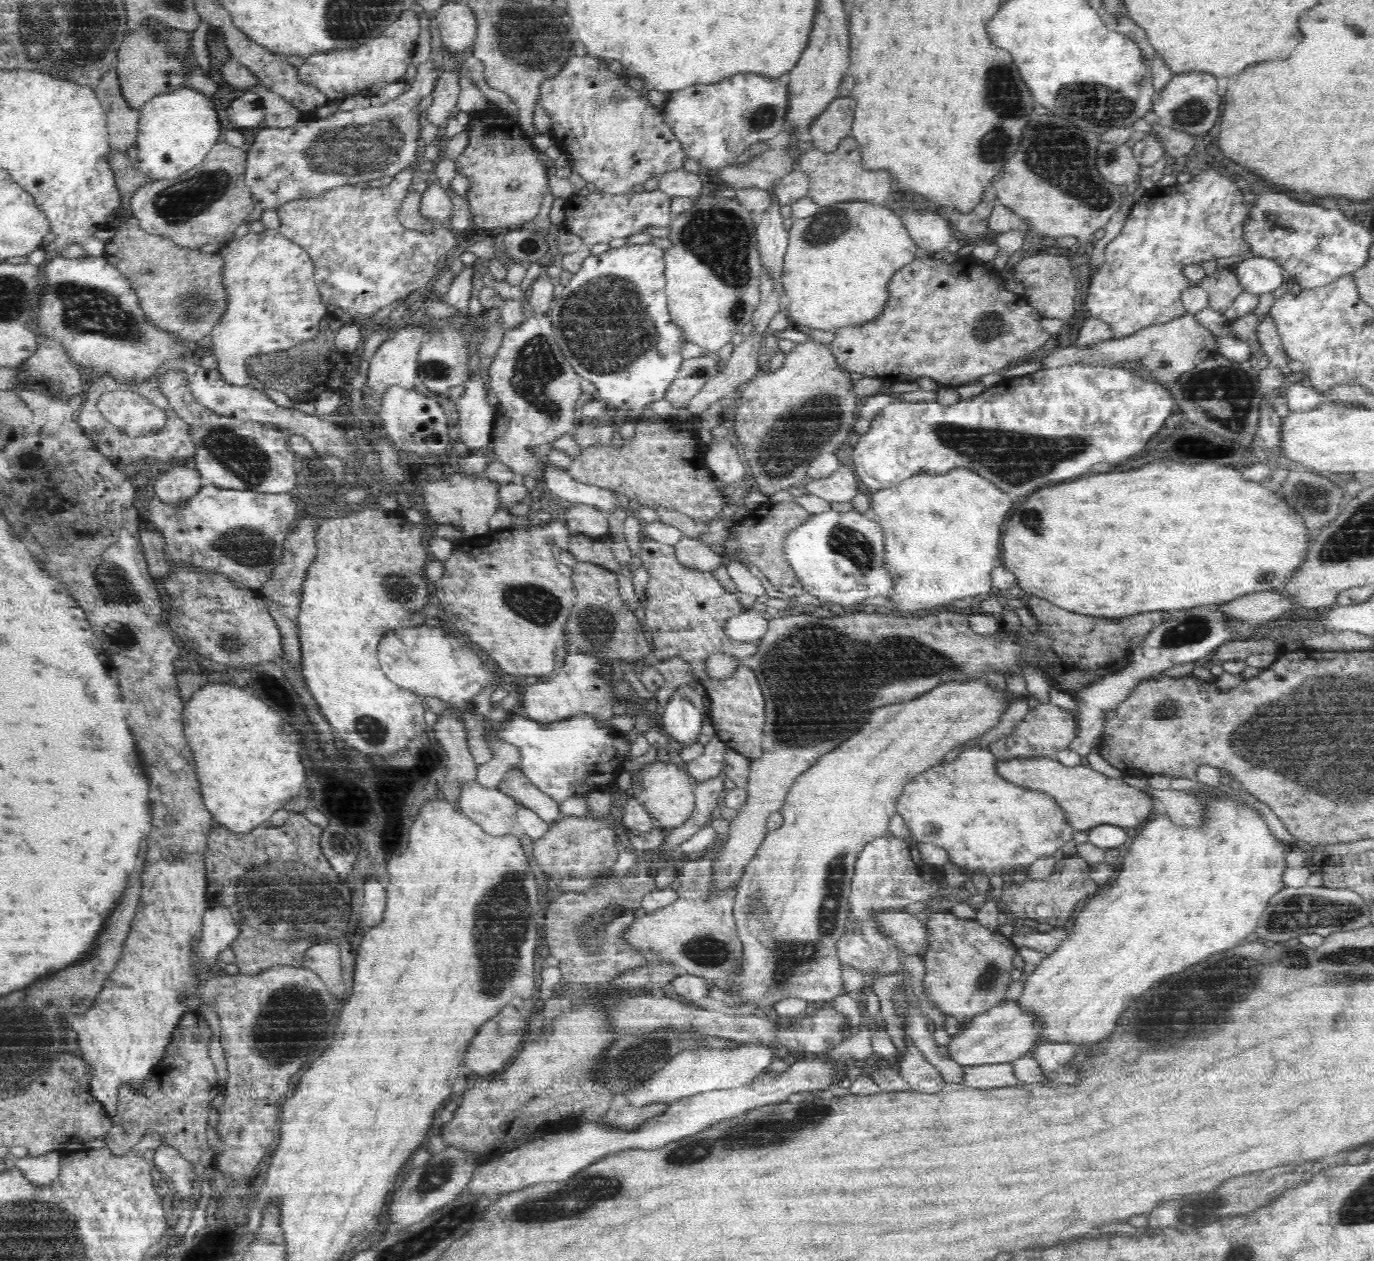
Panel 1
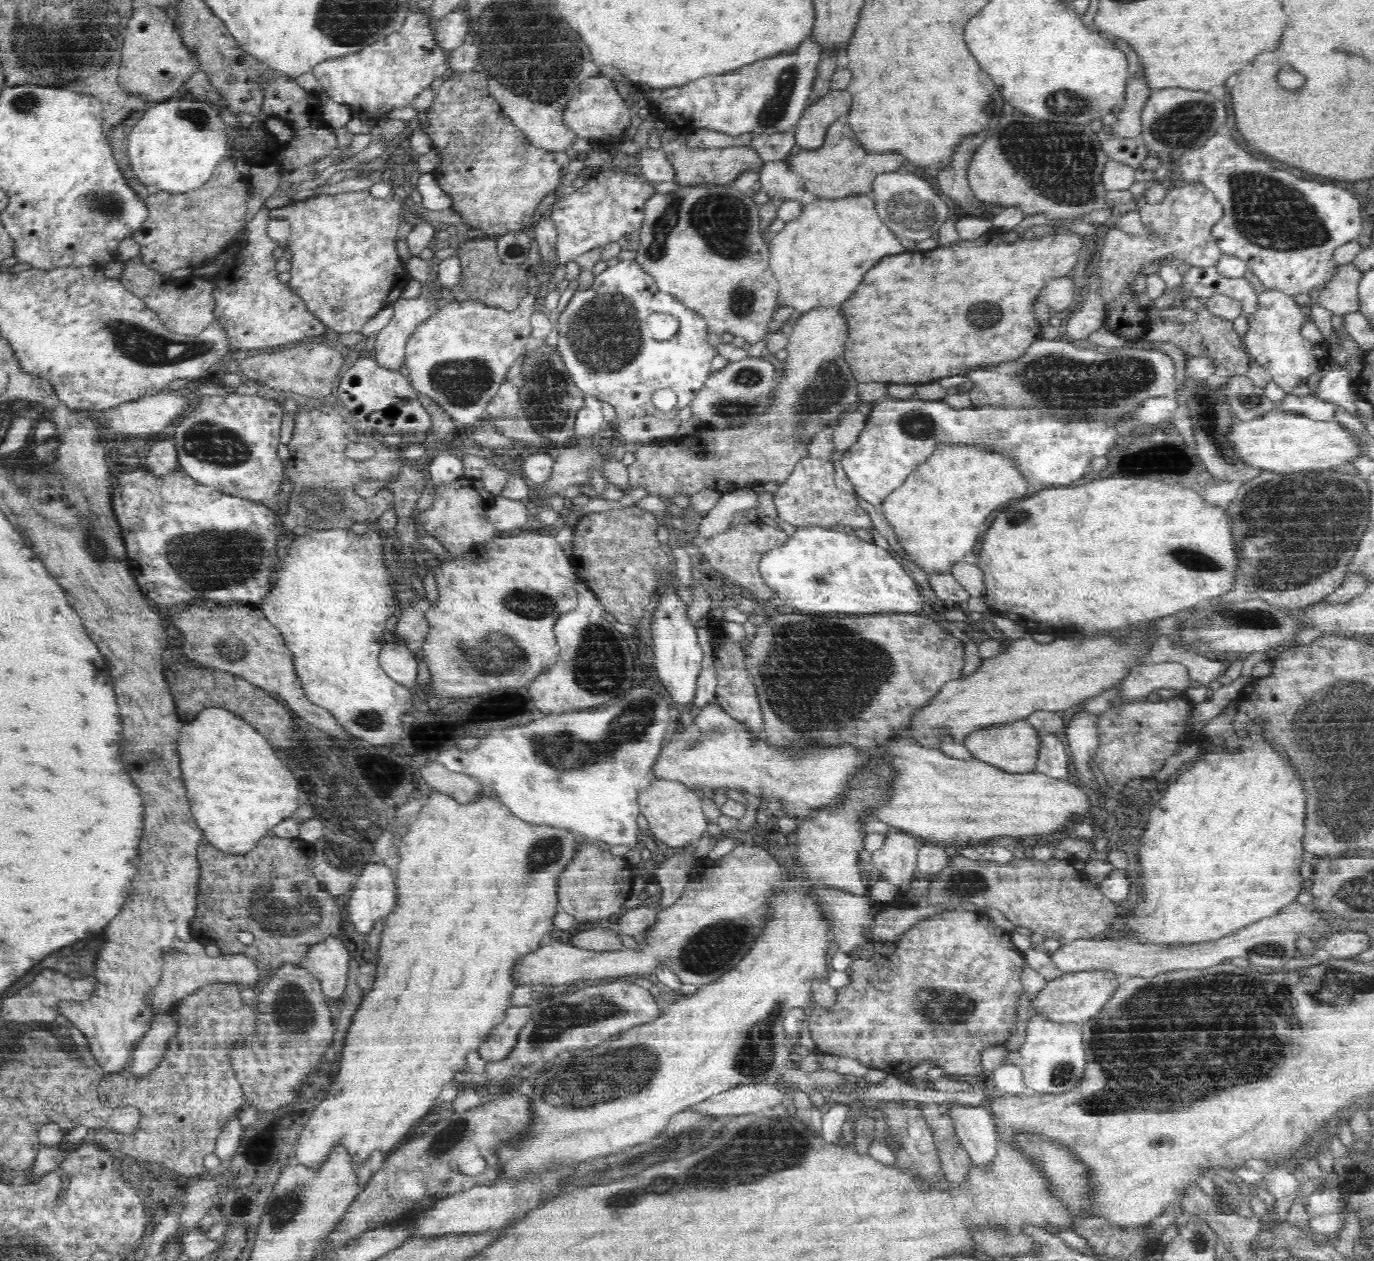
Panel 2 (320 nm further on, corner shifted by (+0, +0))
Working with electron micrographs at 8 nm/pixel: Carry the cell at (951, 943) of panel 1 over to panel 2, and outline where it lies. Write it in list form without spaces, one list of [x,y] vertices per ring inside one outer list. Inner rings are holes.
[[[957,910],[948,911],[944,914],[925,918],[907,930],[898,943],[884,944],[880,942],[872,942],[864,948],[858,948],[851,952],[854,962],[850,966],[852,975],[852,984],[837,989],[837,1001],[831,1011],[826,1011],[822,1007],[811,1005],[808,1010],[808,1023],[810,1034],[817,1046],[824,1052],[831,1052],[838,1056],[848,1056],[859,1060],[867,1067],[879,1068],[884,1070],[888,1075],[898,1076],[903,1072],[910,1071],[911,1068],[929,1059],[934,1065],[941,1067],[945,1073],[954,1075],[980,1075],[984,1073],[984,1069],[980,1064],[980,1050],[987,1045],[1003,1044],[1009,1037],[1009,1030],[1015,1021],[1015,1005],[1016,1001],[1023,991],[1021,981],[1022,961],[1025,960],[1022,953],[1012,943],[1011,933],[1002,927],[998,927],[992,923],[988,916],[979,911]]]

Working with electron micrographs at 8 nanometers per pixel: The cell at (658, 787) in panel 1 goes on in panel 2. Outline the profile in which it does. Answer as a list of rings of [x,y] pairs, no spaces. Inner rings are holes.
[[[654,773],[650,784],[640,790],[636,802],[640,813],[646,817],[649,829],[668,847],[682,847],[694,838],[707,834],[709,820],[701,808],[701,799],[682,780],[670,780]]]

